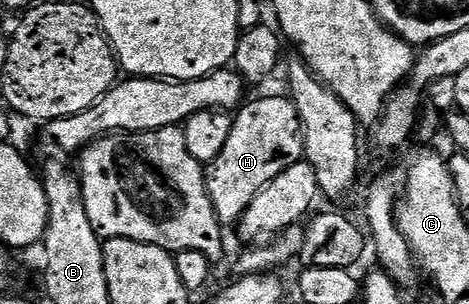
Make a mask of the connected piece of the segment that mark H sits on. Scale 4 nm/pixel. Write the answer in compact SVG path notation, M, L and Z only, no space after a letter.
M288 95L251 100L233 116L227 146L205 168L205 189L218 220L225 226L236 225L259 192L305 155L299 114Z

